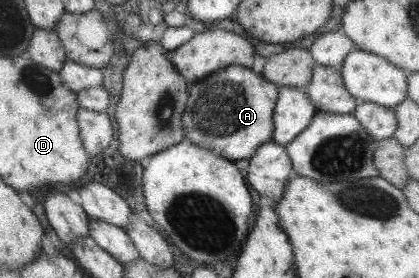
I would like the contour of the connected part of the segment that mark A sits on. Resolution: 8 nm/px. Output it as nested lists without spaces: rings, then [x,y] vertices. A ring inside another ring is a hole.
[[[227,66],[189,87],[185,113],[181,115],[185,137],[223,159],[249,159],[257,147],[271,141],[273,107],[278,87],[243,66]]]

